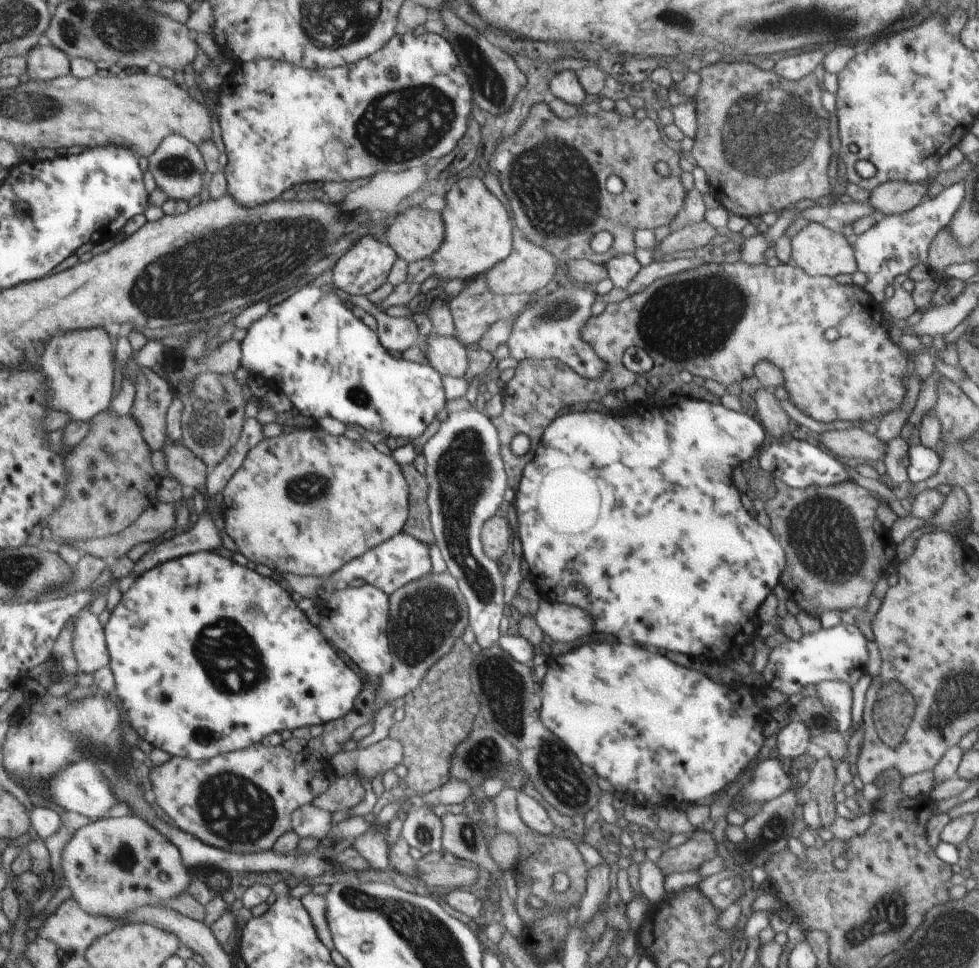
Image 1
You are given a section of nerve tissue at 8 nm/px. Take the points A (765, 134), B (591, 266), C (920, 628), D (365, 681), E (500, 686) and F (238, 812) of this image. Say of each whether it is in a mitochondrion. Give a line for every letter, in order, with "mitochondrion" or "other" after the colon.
A: mitochondrion
B: other
C: other
D: other
E: mitochondrion
F: mitochondrion

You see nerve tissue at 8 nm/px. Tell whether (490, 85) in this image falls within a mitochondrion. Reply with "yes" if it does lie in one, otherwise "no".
yes

